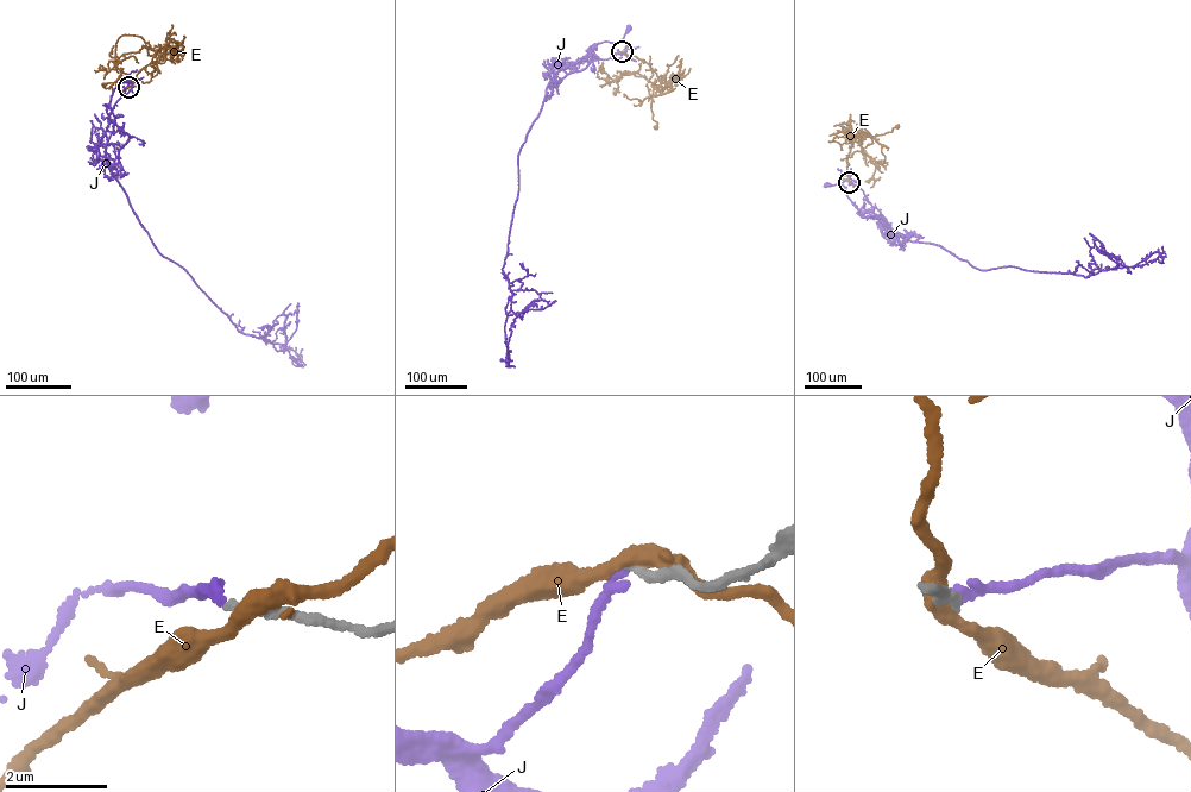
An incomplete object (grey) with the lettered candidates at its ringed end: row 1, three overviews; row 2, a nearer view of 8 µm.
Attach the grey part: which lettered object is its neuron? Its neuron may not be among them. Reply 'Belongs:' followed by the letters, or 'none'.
Belongs: J

